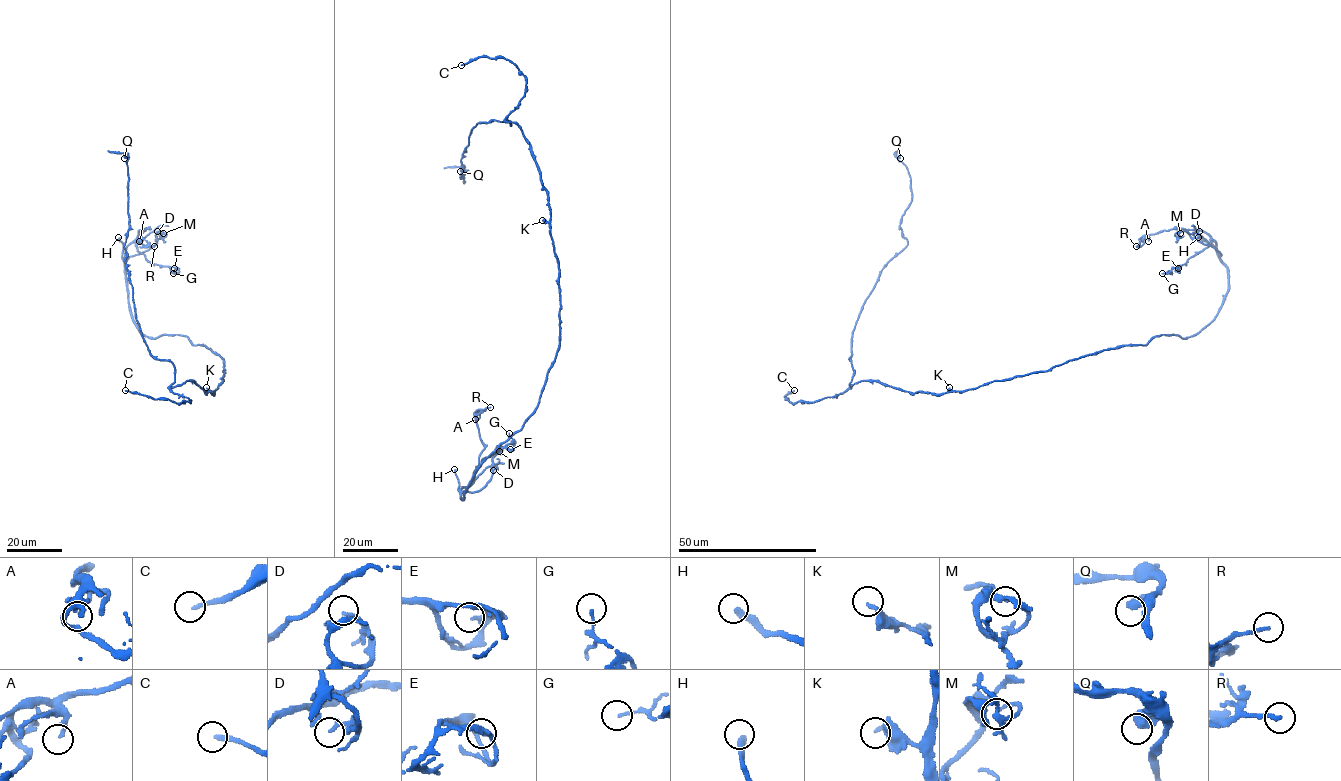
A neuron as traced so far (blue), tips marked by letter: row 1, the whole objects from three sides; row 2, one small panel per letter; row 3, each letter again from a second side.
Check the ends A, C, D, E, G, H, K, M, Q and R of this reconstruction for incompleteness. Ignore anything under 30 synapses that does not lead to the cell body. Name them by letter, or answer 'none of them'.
C, H

